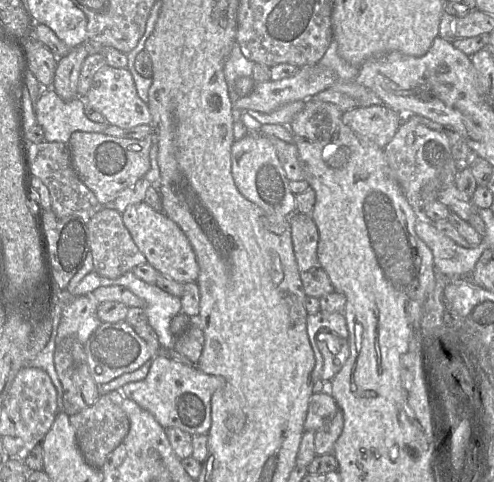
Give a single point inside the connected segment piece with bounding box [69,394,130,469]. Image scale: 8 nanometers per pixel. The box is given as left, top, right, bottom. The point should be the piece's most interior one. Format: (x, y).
(100, 428)

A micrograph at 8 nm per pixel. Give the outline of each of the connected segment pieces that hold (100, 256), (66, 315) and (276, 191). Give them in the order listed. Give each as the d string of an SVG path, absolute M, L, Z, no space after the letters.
M103 207L87 223L88 245L93 256L93 268L97 274L114 279L122 276L134 267L147 263L132 236L123 223L122 213Z
M93 293L75 296L62 310L56 343L66 337L74 337L85 345L90 335L102 323L97 315L99 304Z
M248 132L235 140L231 148L231 171L235 184L241 194L269 214L290 217L296 213L295 194L289 188L290 180L278 158L277 151L270 138L259 132Z

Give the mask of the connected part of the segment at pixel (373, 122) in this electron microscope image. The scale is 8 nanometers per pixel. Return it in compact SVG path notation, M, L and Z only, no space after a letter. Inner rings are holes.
M385 104L357 106L342 112L341 119L357 136L382 149L391 141L402 121L399 113Z

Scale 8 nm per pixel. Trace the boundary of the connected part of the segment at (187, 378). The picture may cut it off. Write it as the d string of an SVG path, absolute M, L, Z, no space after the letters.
M156 355L147 376L143 380L123 385L120 391L126 398L149 411L164 429L178 428L190 435L199 435L208 433L212 395L225 383L222 376L206 374L196 366L187 366L167 355Z

